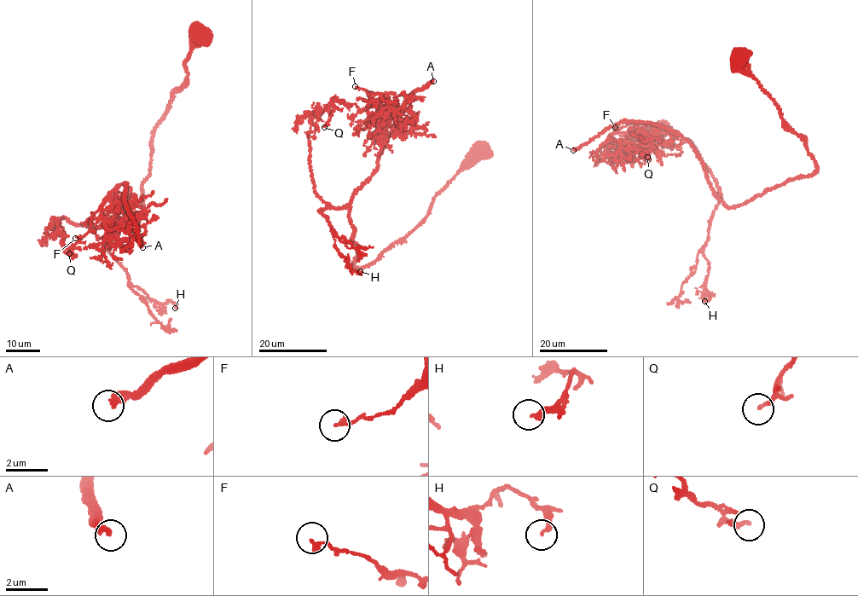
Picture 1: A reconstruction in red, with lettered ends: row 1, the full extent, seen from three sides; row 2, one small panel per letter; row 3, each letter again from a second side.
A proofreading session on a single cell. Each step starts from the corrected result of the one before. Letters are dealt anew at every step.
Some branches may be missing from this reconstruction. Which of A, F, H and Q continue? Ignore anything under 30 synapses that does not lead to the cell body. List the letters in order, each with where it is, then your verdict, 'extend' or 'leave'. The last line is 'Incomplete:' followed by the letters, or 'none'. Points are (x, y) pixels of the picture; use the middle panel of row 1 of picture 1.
A: (433, 81) | extend
F: (355, 86) | leave
H: (360, 271) | leave
Q: (324, 127) | leave
Incomplete: A

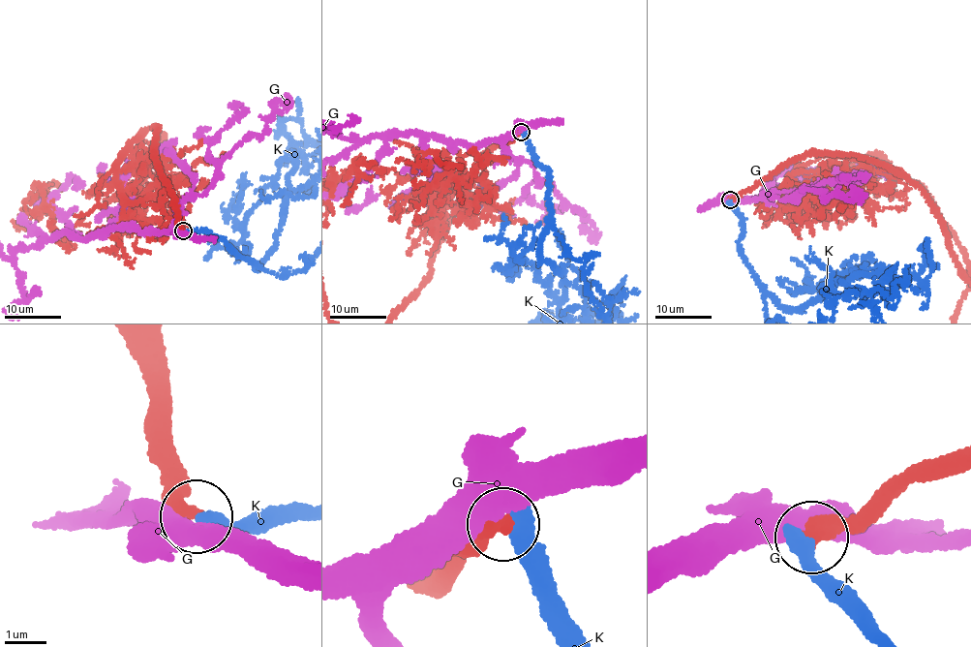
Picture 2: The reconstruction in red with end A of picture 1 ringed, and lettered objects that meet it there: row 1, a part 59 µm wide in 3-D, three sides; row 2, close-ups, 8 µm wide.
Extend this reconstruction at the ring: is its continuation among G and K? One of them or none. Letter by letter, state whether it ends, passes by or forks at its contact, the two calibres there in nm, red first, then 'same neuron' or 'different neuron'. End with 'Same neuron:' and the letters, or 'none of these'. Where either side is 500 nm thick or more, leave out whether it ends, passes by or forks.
G: calibres 500 and 500 nm; different neuron
K: it ends; calibres 380 and 440 nm; different neuron
Same neuron: none of these

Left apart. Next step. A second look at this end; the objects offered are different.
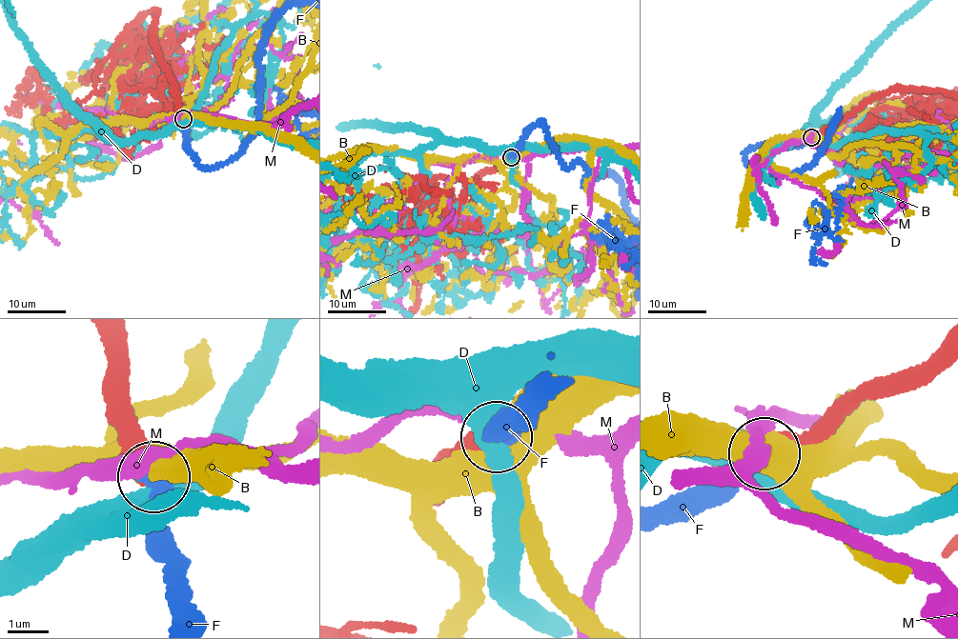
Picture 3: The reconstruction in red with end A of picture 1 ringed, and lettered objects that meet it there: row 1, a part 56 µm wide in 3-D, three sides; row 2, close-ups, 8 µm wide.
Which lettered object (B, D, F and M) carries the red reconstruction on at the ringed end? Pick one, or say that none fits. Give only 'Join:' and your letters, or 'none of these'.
Join: F

